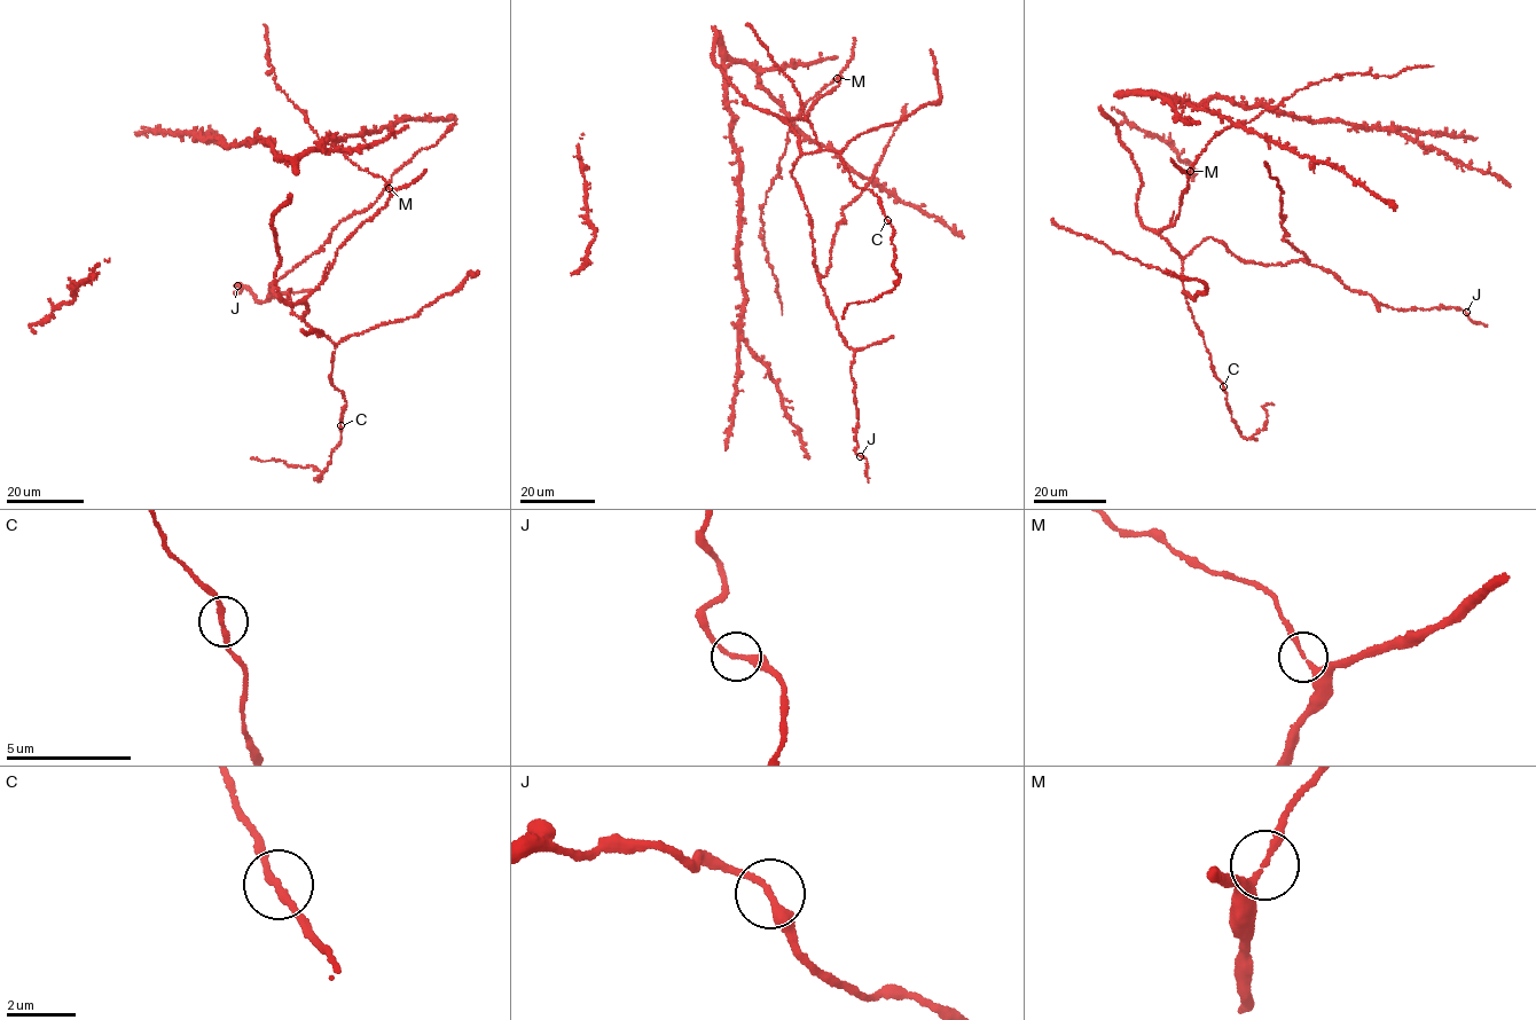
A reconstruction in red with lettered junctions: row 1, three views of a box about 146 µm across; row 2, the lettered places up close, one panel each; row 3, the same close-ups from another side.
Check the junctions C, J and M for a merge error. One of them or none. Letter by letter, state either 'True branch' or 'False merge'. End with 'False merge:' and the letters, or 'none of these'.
C: True branch
J: True branch
M: True branch
False merge: none of these

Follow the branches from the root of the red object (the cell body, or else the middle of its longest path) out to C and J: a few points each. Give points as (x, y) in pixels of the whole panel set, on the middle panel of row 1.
C: (831, 83), (840, 79), (805, 119), (788, 122), (805, 154), (840, 154), (852, 181), (880, 199), (887, 220)
J: (831, 83), (840, 79), (805, 119), (788, 122), (800, 150), (791, 174), (827, 304), (854, 352), (860, 456)

